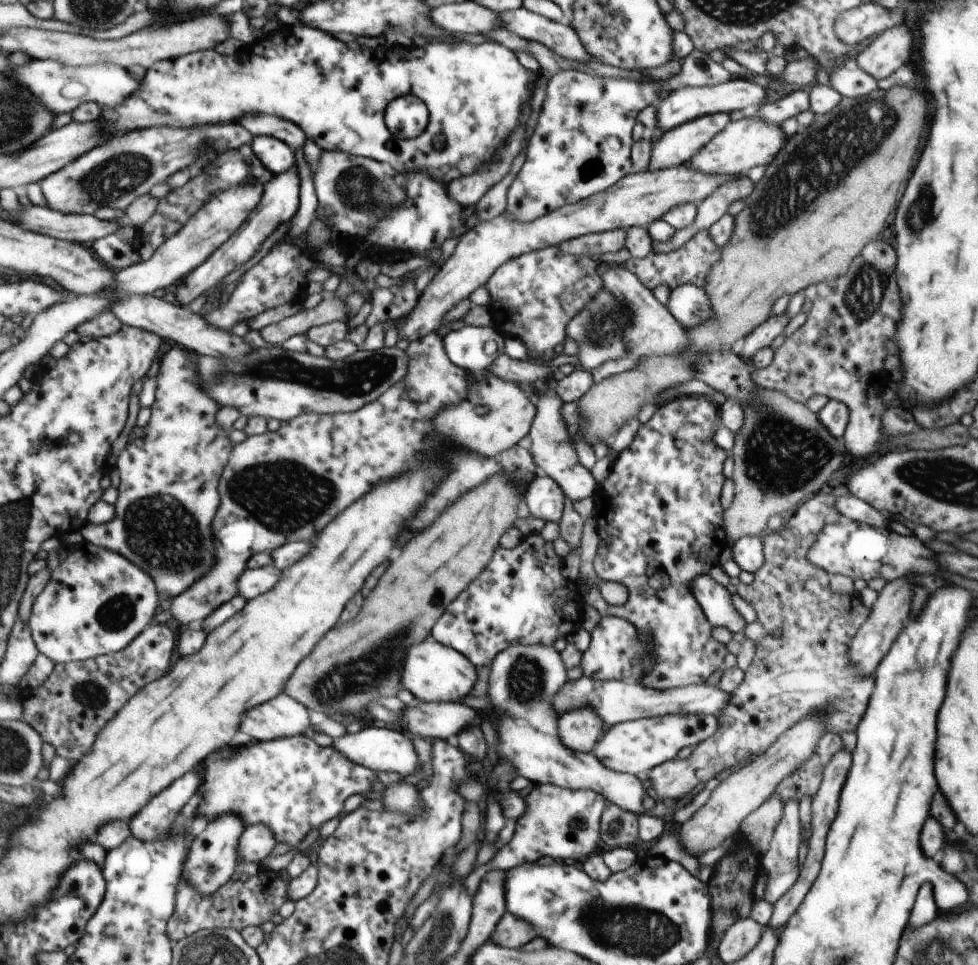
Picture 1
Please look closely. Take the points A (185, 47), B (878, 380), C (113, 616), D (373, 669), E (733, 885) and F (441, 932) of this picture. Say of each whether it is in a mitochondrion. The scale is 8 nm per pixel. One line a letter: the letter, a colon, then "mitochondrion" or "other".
A: other
B: other
C: mitochondrion
D: mitochondrion
E: mitochondrion
F: mitochondrion

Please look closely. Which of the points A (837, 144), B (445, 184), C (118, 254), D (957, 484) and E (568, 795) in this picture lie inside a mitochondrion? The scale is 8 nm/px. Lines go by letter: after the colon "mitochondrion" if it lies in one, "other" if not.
A: mitochondrion
B: other
C: other
D: mitochondrion
E: other

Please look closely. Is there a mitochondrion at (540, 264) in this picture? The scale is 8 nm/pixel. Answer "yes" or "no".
no

